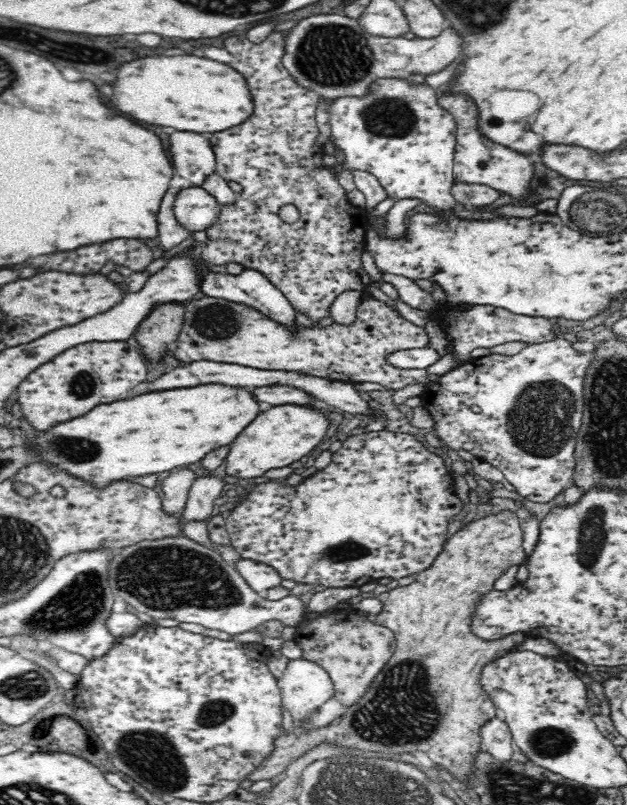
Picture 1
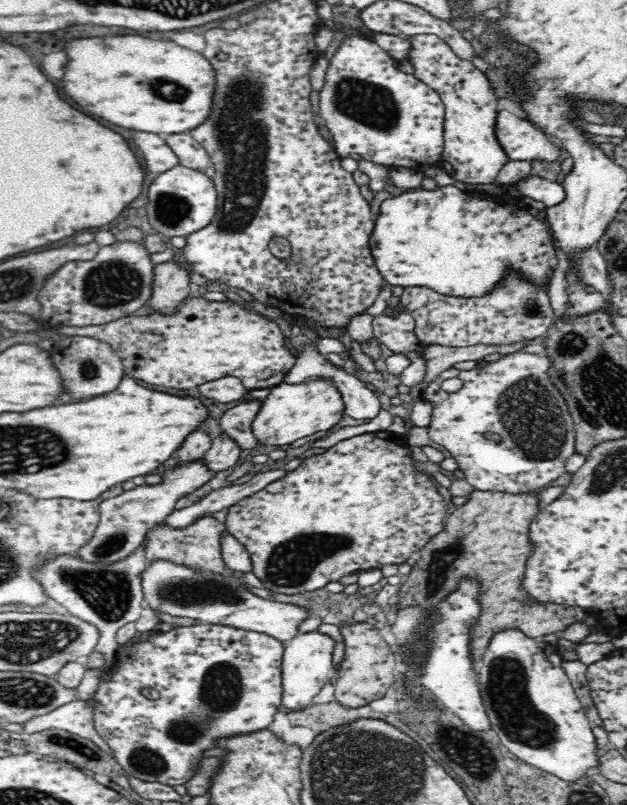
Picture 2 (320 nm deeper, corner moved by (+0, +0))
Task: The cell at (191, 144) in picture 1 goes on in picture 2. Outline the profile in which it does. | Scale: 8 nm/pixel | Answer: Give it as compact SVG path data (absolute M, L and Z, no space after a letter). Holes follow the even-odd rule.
M134 132L132 142L136 150L142 154L142 164L154 176L161 174L179 164L179 159L158 134Z

